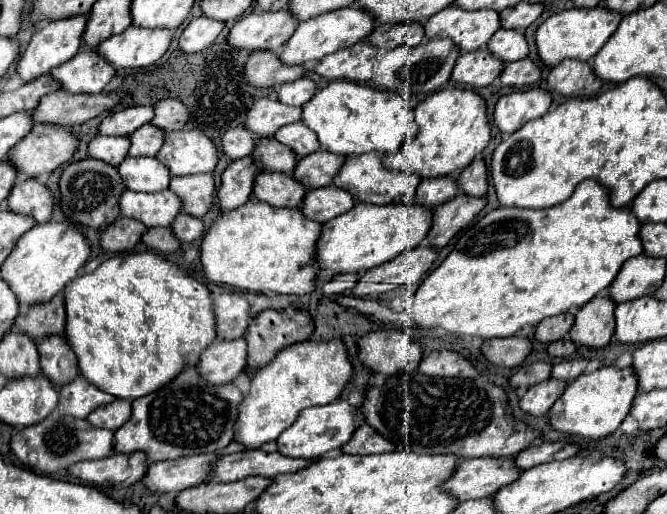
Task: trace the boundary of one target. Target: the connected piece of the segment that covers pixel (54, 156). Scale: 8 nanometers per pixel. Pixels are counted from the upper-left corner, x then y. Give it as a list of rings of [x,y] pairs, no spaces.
[[[37,124],[9,154],[15,168],[27,176],[51,174],[67,164],[79,146],[79,138],[69,128],[57,124]]]

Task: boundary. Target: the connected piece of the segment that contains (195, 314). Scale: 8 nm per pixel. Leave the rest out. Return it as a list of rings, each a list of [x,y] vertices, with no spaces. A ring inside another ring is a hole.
[[[155,252],[111,256],[91,274],[77,276],[65,288],[65,308],[65,334],[77,354],[79,372],[103,392],[125,400],[135,400],[163,388],[185,366],[197,364],[201,352],[217,338],[213,298],[207,284],[191,278],[181,266]]]

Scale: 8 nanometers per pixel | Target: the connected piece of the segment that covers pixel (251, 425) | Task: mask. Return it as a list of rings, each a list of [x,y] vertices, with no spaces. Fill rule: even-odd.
[[[305,340],[283,348],[267,366],[259,368],[253,376],[251,390],[239,408],[235,440],[249,450],[277,440],[279,434],[297,420],[301,410],[335,402],[351,380],[351,374],[353,364],[347,358],[347,346],[343,344],[343,340]]]

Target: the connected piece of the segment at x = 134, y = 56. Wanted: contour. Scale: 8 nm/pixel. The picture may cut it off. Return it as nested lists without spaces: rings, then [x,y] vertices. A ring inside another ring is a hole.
[[[129,26],[99,44],[99,54],[115,68],[145,68],[157,62],[169,48],[173,30]]]

